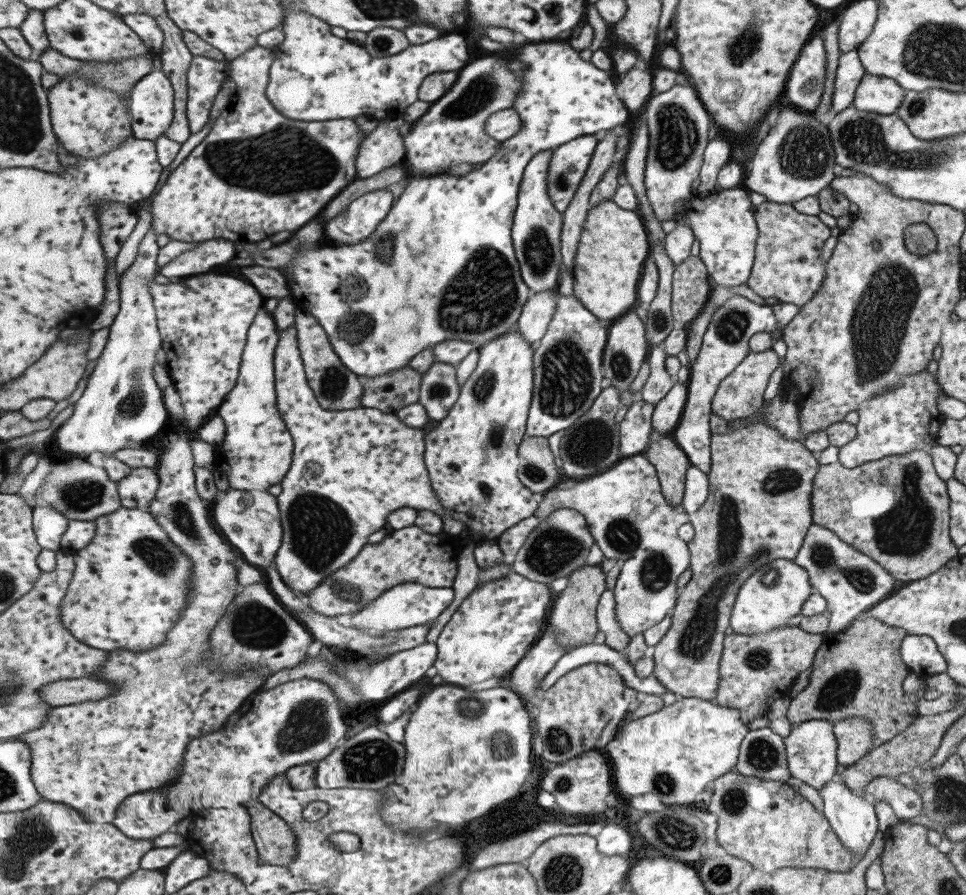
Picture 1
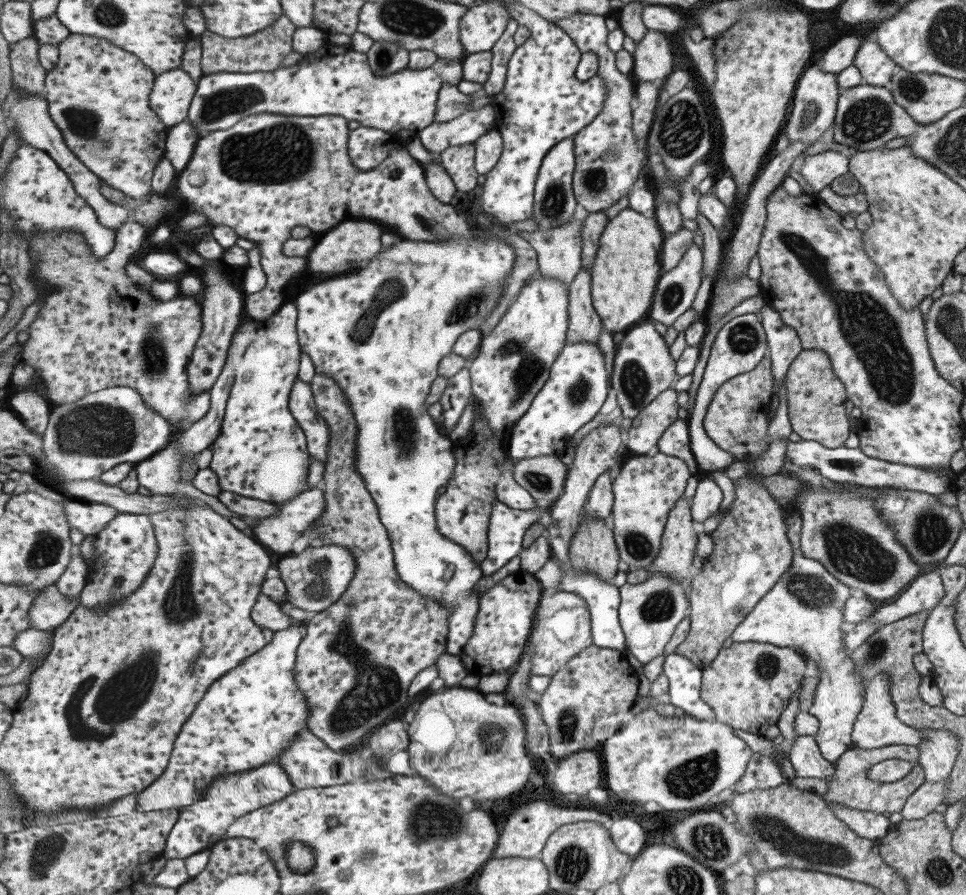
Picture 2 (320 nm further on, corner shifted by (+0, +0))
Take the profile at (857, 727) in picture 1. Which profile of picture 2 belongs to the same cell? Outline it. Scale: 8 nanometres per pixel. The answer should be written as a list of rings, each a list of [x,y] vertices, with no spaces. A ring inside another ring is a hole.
[[[887,673],[874,674],[864,686],[863,703],[857,714],[850,734],[852,746],[871,750],[889,745],[917,746],[922,741],[920,732],[903,724],[896,715],[889,698],[890,676]]]

